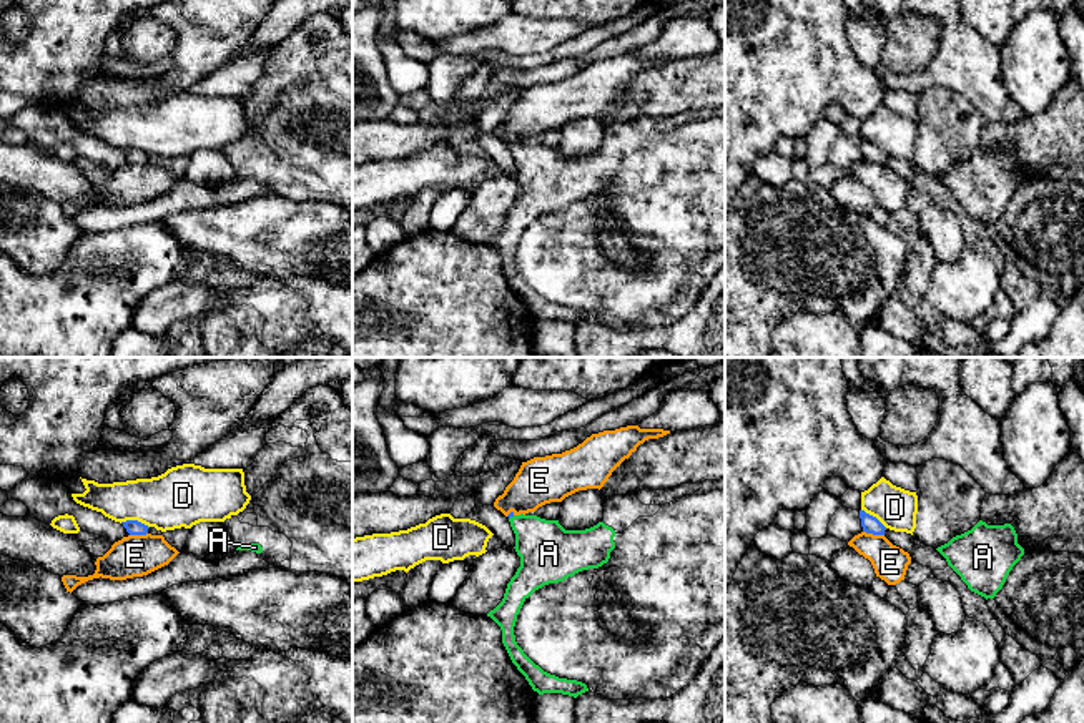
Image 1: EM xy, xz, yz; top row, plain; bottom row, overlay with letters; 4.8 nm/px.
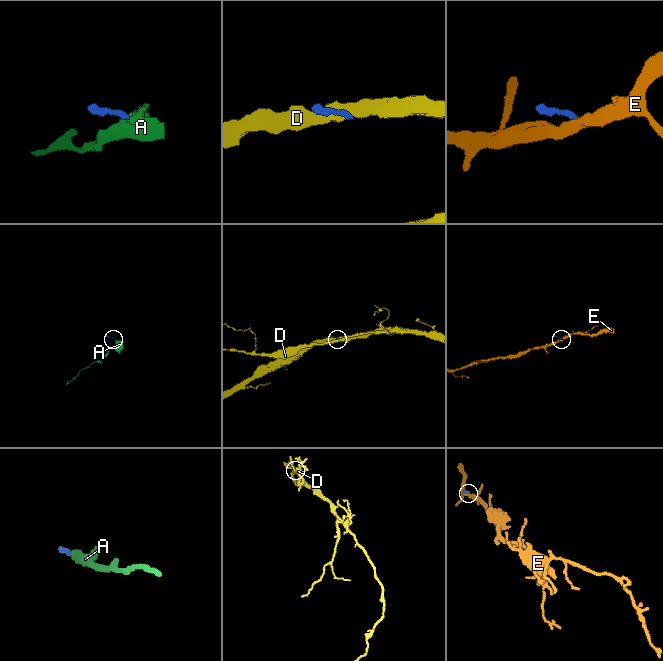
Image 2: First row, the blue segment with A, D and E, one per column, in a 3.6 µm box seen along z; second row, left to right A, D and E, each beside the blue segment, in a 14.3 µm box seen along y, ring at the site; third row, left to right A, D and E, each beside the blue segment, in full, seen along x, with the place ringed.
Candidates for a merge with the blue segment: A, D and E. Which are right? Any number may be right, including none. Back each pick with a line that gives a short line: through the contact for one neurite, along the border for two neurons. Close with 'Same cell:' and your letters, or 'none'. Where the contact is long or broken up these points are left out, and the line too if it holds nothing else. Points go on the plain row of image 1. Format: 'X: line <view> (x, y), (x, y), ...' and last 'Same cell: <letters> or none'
A: line xz (511, 142), (511, 143), (547, 180)
Same cell: A

